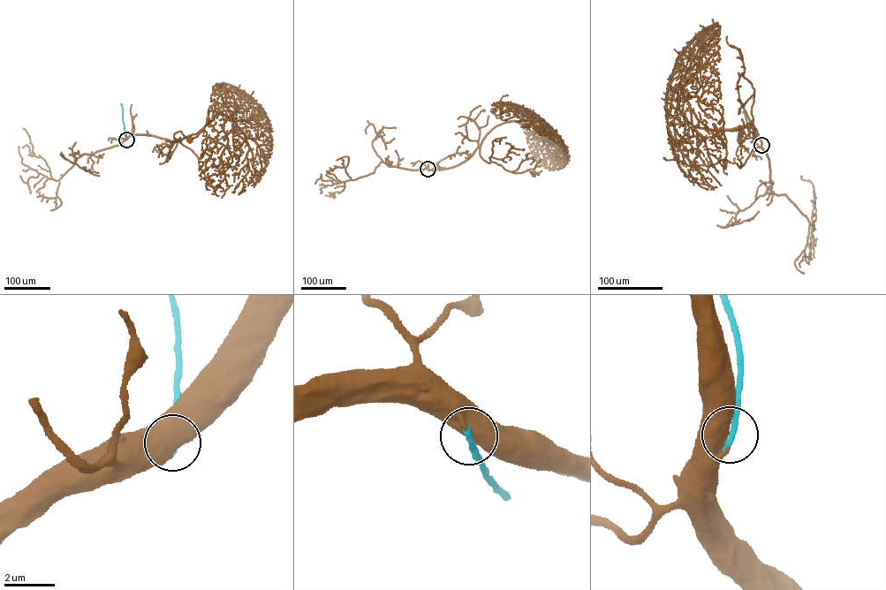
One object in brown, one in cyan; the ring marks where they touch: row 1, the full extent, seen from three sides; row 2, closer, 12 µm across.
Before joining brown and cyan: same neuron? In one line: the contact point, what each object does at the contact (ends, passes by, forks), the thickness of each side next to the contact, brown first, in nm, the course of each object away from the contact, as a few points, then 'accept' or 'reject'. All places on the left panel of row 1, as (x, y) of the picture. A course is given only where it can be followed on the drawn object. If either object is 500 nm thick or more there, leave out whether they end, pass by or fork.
place (126, 139); calibres 550 and 280 nm; course brown (126, 139), (131, 135), (149, 134), (174, 141), (204, 128), (189, 139); course cyan (126, 139), (121, 103); accept

